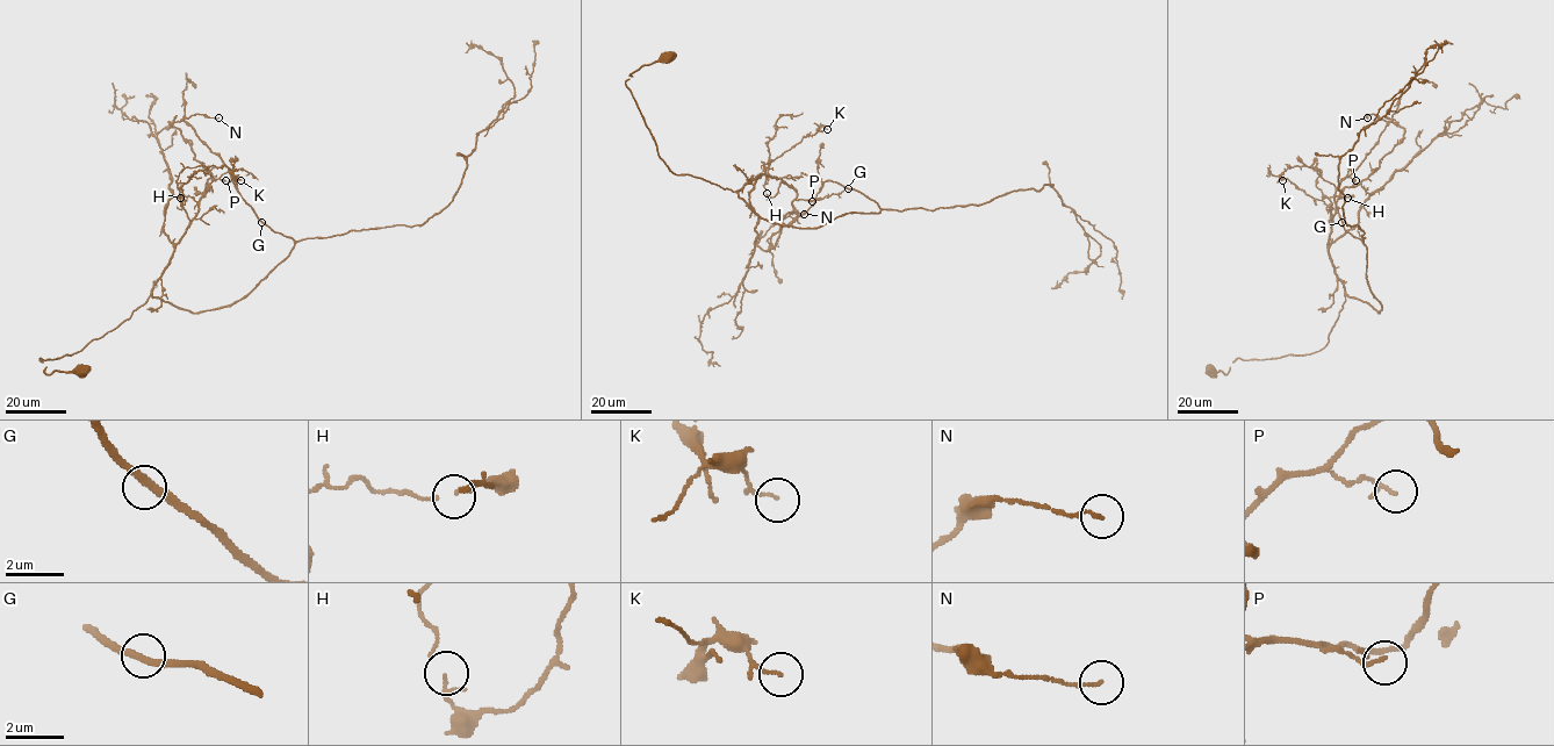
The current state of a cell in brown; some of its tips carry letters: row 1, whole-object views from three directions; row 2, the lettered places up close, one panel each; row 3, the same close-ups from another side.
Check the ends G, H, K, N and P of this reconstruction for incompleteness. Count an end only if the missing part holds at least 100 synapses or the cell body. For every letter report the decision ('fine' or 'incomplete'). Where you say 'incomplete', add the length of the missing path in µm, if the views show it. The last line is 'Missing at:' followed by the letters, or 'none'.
G: fine
H: fine
K: fine
N: fine
P: fine
Missing at: none

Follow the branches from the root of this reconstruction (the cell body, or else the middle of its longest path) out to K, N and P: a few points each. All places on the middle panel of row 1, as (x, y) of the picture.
K: (669, 57), (625, 84), (675, 174), (736, 192), (776, 177), (763, 162), (827, 129)
N: (669, 57), (625, 81), (667, 167), (733, 192), (762, 174), (791, 186), (797, 219), (763, 250), (804, 214)
P: (669, 57), (644, 64), (625, 81), (667, 167), (733, 192), (767, 174), (791, 186), (797, 200), (812, 201)

